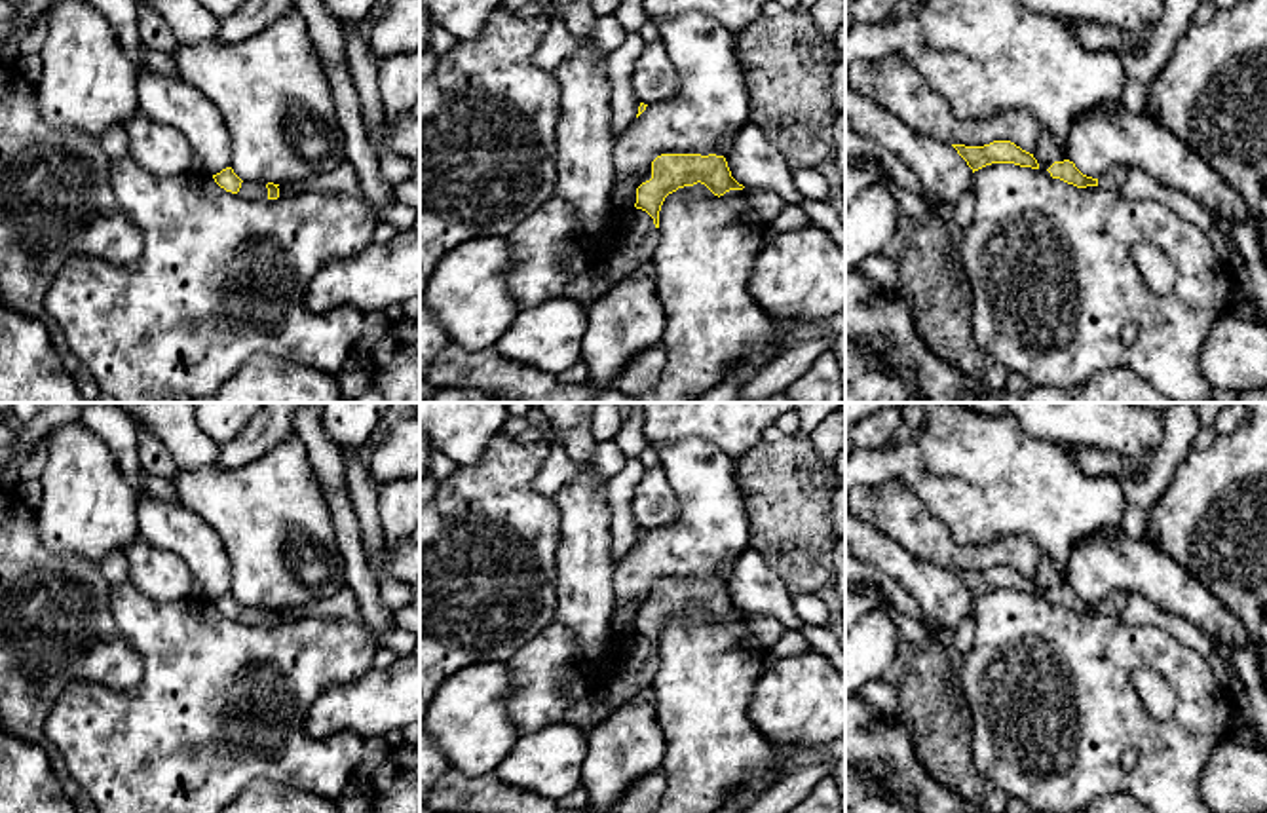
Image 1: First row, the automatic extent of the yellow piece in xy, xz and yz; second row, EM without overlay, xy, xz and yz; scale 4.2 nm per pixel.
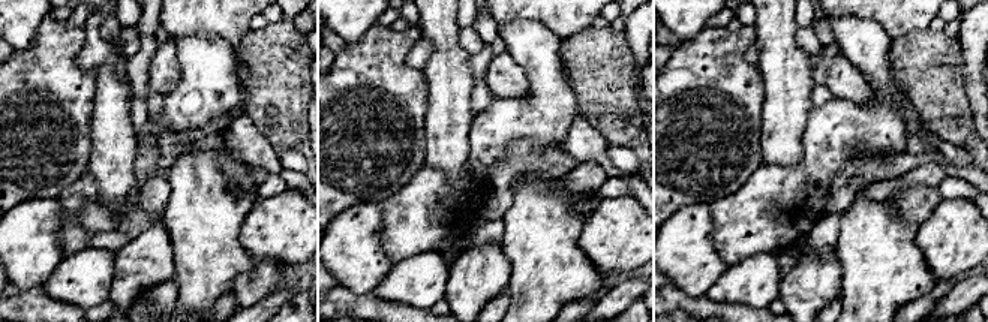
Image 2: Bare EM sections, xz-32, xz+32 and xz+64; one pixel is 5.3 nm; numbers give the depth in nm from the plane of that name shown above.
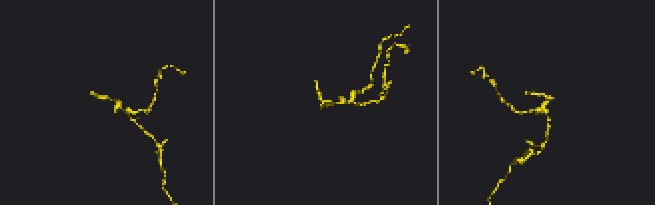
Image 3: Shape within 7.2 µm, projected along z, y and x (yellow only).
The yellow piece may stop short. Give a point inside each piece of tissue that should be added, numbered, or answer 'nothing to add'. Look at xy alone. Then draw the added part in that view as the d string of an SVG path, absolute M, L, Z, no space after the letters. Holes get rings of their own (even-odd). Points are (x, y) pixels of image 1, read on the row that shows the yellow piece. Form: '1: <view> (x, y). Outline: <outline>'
1: xy (257, 190). Outline: M243 180L239 192L245 198L268 199L268 188L262 182Z

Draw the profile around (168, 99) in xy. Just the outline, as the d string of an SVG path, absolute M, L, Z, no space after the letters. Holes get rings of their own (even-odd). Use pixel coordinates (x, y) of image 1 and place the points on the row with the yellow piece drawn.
M148 68L141 70L137 76L137 112L182 131L194 148L194 156L201 160L201 173L213 177L230 167L230 133L222 116L218 108L192 84L180 80L179 76L163 76Z

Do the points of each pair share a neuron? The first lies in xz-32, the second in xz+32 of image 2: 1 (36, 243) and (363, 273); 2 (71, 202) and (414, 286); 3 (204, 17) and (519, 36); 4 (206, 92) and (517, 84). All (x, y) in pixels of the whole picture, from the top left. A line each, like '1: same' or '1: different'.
1: same
2: different
3: different
4: different

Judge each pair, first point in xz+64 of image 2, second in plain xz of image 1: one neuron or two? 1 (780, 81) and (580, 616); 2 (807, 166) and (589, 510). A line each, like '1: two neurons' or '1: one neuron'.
1: one neuron
2: two neurons

